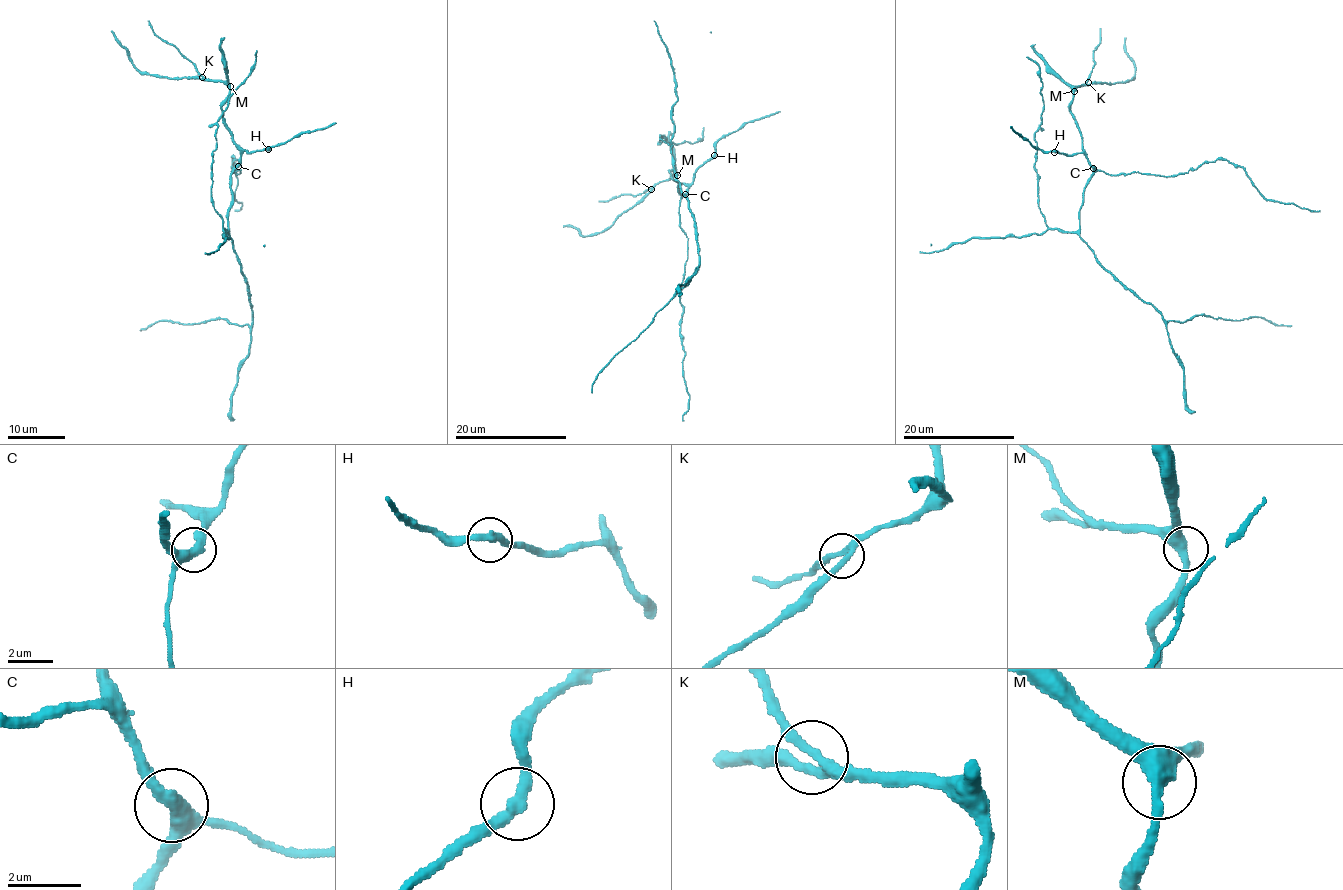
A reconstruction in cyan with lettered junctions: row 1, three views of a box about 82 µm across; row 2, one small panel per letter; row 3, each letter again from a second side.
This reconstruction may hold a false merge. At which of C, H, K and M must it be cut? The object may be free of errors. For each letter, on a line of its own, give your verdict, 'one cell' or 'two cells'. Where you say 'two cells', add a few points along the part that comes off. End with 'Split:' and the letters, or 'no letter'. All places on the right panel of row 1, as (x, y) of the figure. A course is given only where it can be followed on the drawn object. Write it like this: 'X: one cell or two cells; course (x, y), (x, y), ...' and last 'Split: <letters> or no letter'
C: one cell
H: one cell
K: one cell
M: one cell
Split: no letter

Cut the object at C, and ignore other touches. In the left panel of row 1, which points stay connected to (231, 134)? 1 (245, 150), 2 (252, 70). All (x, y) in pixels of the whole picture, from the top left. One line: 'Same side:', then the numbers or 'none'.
Same side: 1

